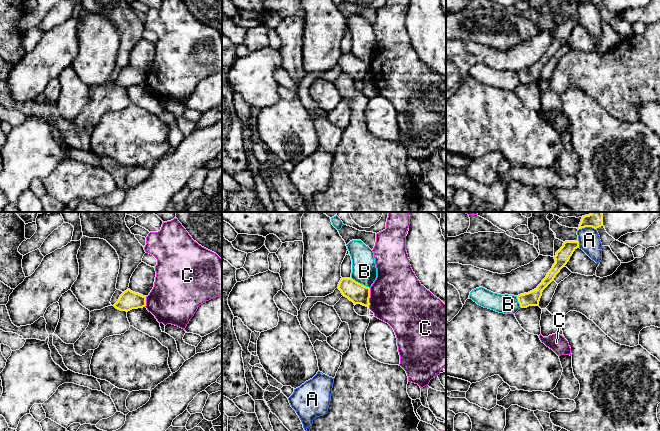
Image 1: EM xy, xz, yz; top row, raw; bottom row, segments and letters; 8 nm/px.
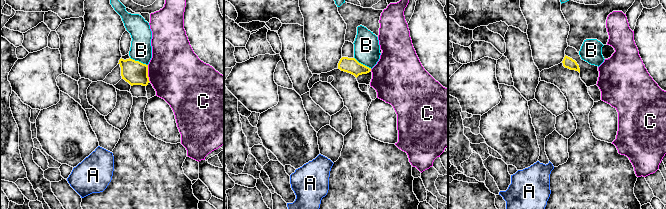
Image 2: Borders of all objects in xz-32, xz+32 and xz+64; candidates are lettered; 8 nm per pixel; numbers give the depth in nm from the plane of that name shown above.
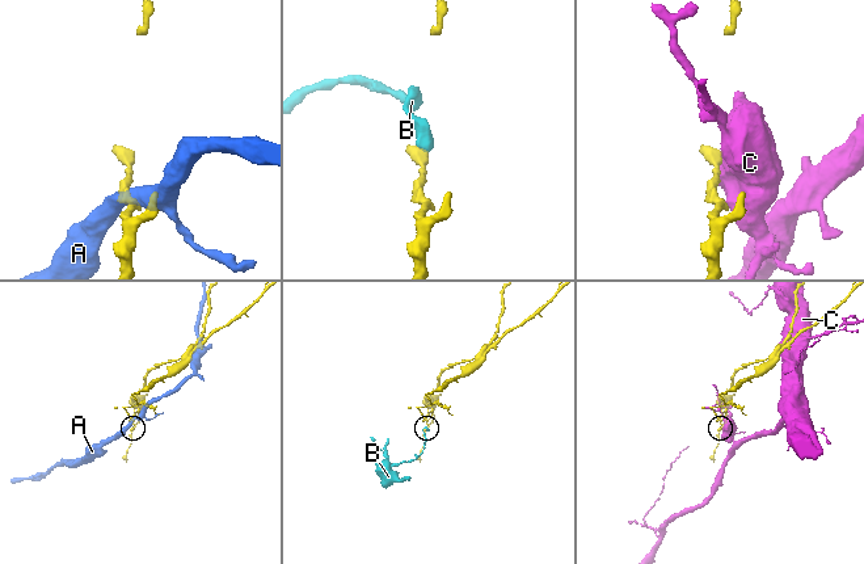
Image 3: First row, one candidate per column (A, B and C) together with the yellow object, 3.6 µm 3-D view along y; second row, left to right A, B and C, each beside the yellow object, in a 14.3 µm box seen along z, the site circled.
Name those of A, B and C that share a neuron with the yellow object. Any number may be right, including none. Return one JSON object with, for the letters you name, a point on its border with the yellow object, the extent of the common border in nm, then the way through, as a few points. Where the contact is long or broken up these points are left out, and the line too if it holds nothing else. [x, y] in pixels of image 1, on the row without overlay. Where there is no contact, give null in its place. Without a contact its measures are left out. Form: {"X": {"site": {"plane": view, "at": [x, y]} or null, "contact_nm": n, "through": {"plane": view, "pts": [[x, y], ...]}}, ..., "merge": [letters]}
{"merge": []}

